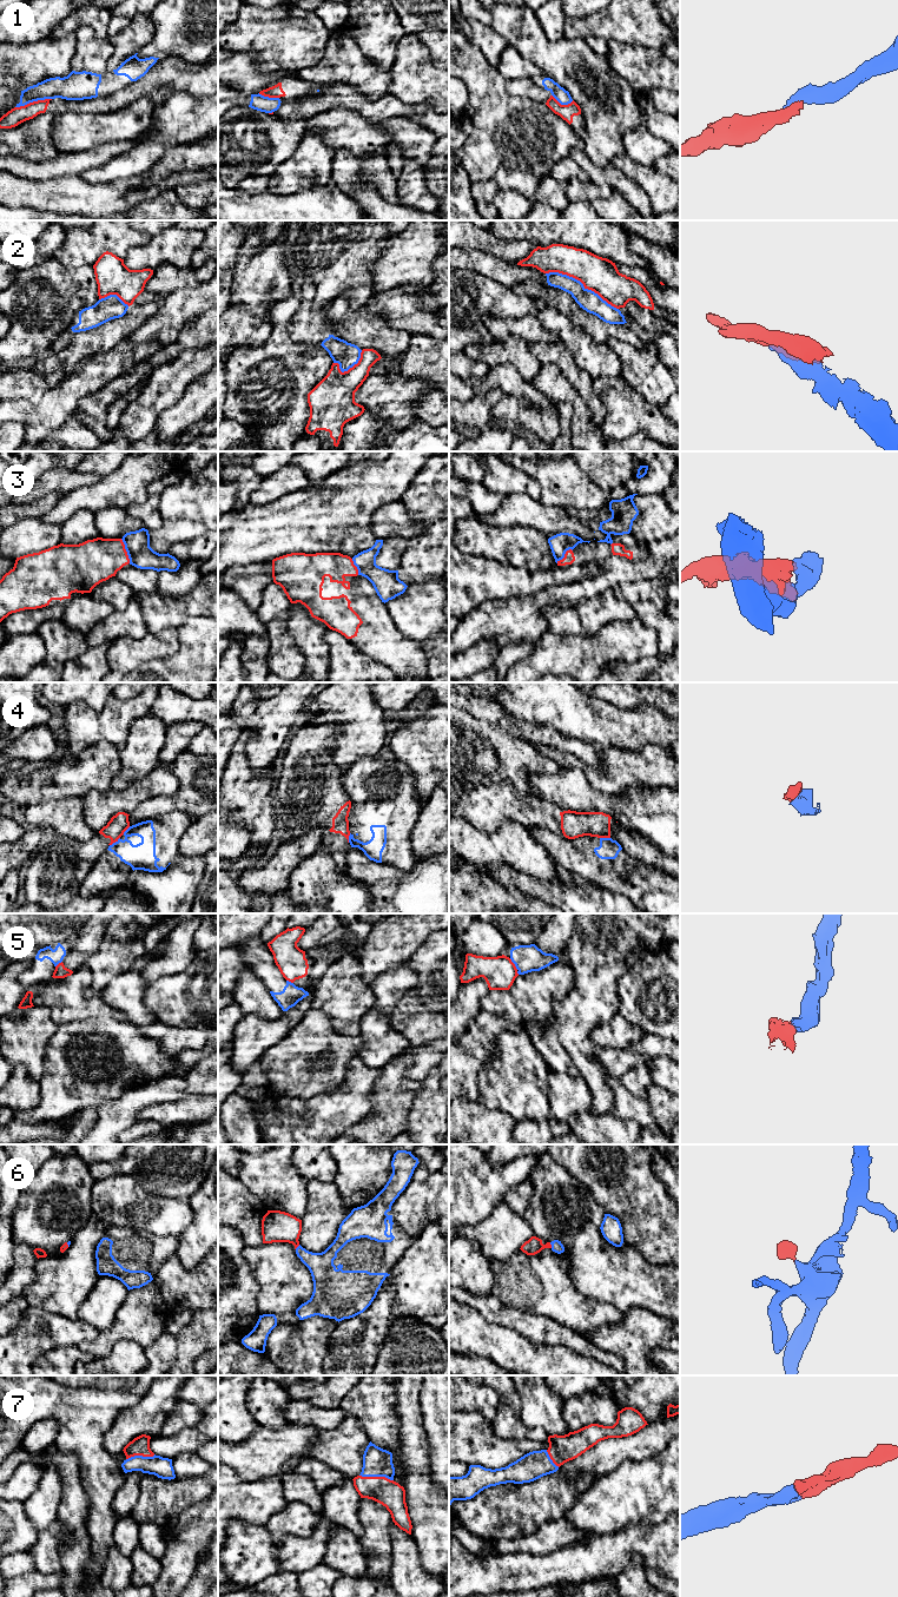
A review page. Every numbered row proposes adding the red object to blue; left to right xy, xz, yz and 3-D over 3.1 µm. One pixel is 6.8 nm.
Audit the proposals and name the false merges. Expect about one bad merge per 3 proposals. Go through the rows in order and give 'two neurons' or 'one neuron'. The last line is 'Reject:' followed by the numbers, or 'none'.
1: two neurons
2: two neurons
3: two neurons
4: two neurons
5: two neurons
6: one neuron
7: one neuron
Reject: 1, 2, 3, 4, 5

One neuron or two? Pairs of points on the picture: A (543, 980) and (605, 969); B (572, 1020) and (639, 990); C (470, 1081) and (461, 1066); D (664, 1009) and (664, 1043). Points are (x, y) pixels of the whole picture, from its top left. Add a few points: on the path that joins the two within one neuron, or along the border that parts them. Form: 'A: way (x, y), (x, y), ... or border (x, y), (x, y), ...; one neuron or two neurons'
A: border (567, 963), (573, 971), (573, 987), (561, 998); two neurons
B: border (626, 971), (618, 981), (616, 1013); two neurons
C: way (467, 1077), (461, 1069); one neuron
D: border (645, 1034), (654, 1034), (667, 1038); two neurons

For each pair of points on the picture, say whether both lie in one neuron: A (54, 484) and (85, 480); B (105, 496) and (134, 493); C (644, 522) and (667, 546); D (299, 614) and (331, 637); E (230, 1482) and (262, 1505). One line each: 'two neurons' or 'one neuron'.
A: one neuron
B: one neuron
C: two neurons
D: two neurons
E: one neuron

